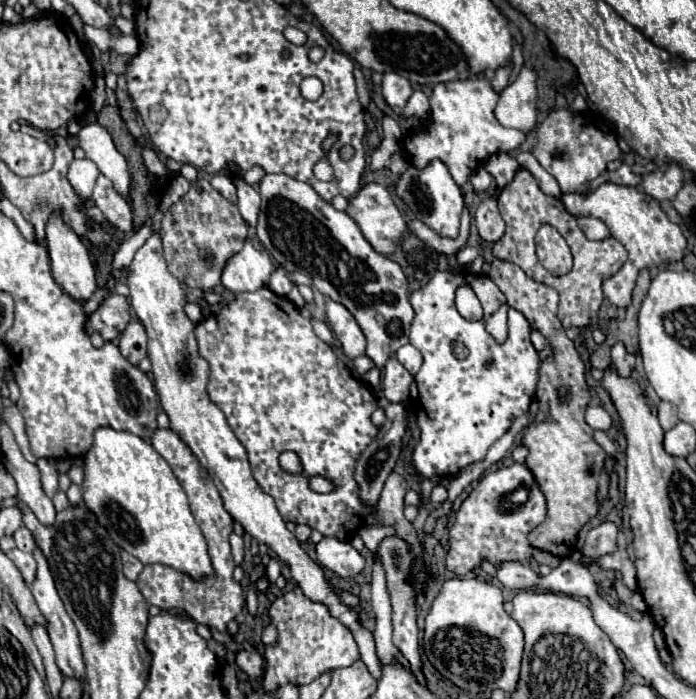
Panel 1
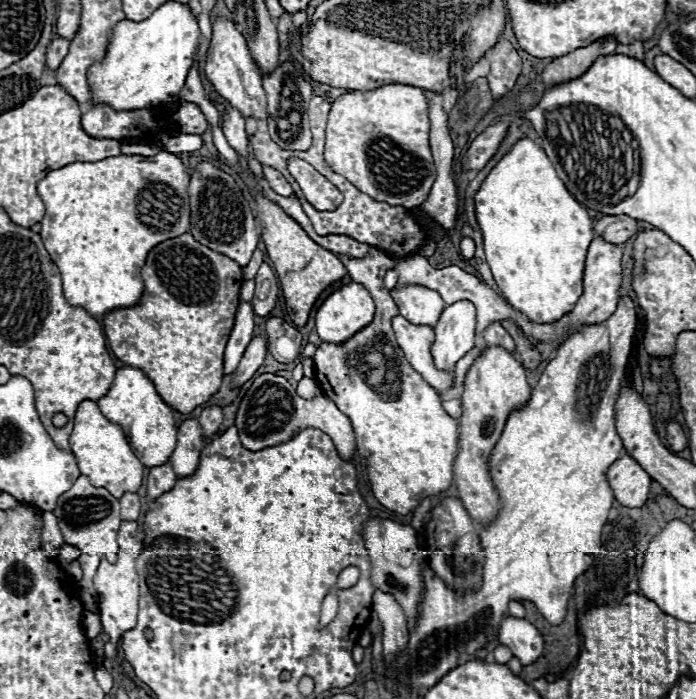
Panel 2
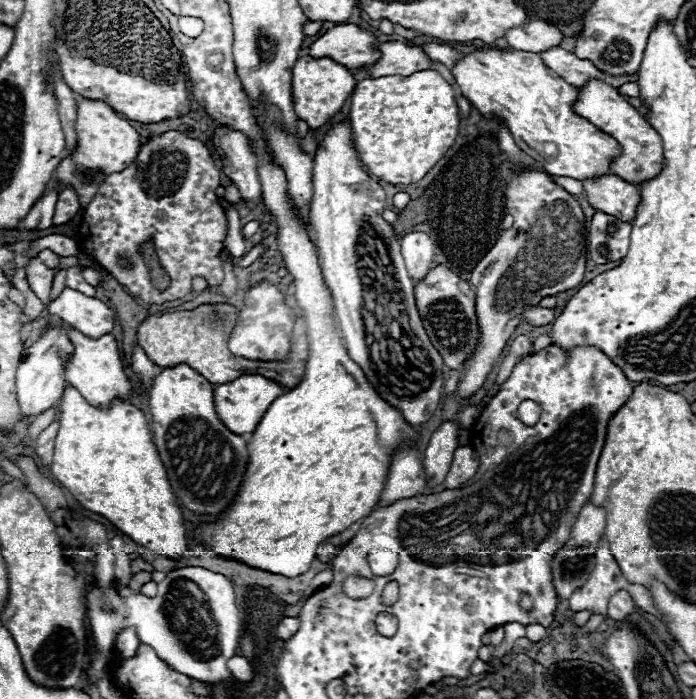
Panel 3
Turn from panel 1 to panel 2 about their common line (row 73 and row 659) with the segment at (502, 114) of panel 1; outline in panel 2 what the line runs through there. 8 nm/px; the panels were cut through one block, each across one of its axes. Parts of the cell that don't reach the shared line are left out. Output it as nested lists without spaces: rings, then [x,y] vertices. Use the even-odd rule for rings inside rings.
[[[508,616],[502,622],[502,628],[498,632],[498,640],[512,650],[516,658],[526,666],[534,662],[542,654],[542,636],[536,630],[534,624],[530,624],[526,618],[514,618]]]

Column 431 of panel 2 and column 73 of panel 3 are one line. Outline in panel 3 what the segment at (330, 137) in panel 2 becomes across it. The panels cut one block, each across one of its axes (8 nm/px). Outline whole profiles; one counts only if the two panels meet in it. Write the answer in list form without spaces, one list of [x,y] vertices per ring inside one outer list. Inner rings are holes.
[[[80,98],[76,104],[76,152],[72,156],[66,156],[58,168],[56,168],[56,182],[60,188],[76,188],[76,194],[80,196],[80,204],[88,206],[92,202],[92,196],[98,192],[100,182],[112,174],[120,172],[126,166],[132,164],[132,160],[138,154],[140,146],[140,134],[124,120],[118,112],[114,112],[108,104],[102,100],[90,100]]]

